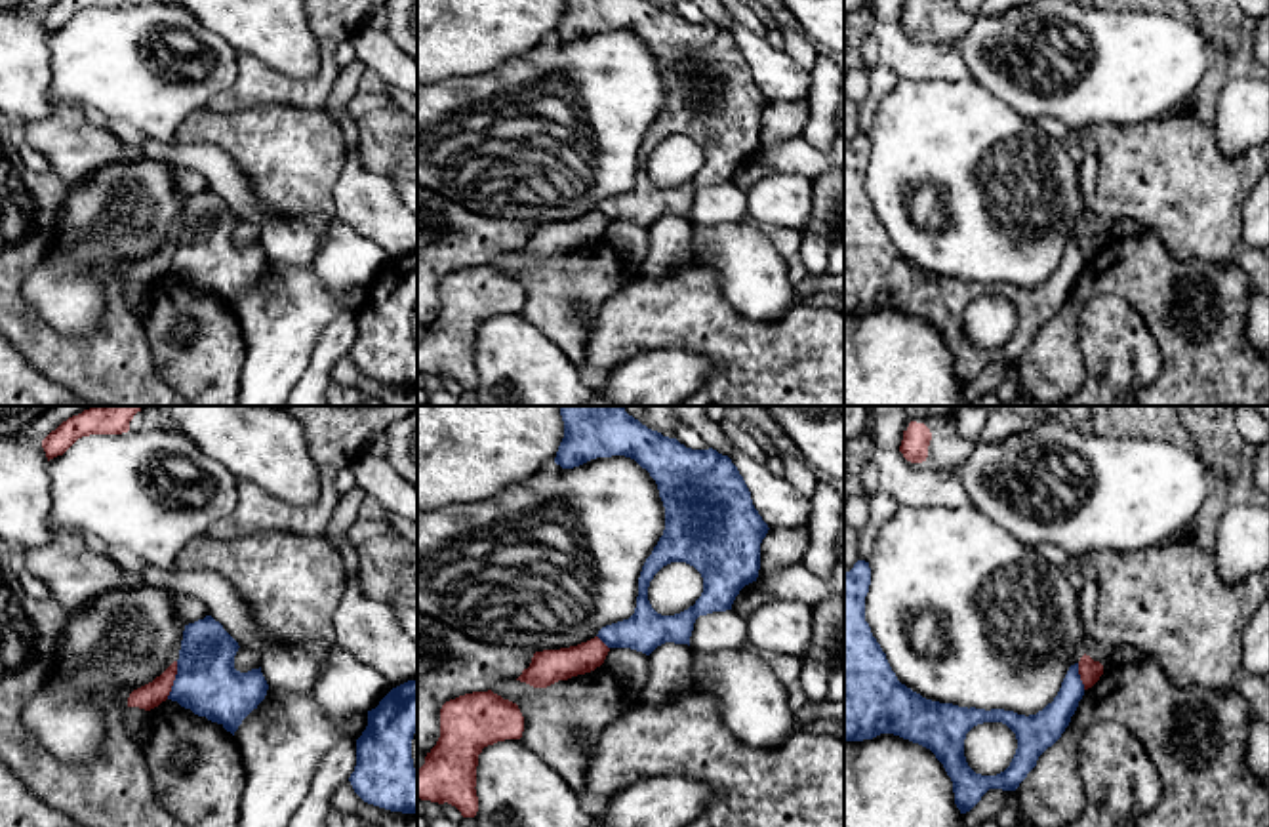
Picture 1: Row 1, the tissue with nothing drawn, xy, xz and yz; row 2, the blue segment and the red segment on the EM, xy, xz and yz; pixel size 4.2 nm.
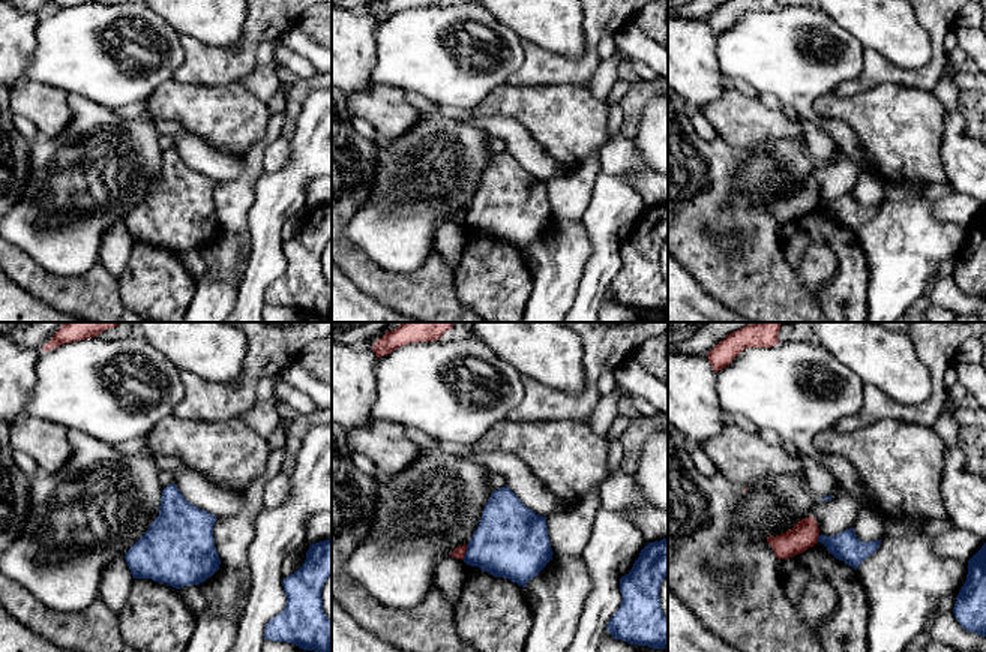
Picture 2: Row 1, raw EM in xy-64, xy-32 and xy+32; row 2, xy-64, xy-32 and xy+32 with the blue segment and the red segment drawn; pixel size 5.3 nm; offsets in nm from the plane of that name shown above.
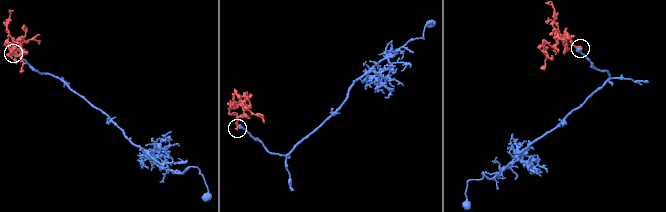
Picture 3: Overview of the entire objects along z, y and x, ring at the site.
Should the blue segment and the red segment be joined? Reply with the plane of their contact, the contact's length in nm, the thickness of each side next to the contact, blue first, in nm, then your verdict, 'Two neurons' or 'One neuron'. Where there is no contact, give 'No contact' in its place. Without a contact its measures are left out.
Touches blue in xy. Shared border 170 nm. Thickness 260 nm (blue) against 110 nm. Two neurons

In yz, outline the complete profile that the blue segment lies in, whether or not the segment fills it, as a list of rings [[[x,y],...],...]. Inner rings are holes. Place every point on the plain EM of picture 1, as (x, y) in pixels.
[[[869,135],[844,147],[844,314],[894,307],[930,322],[953,354],[955,377],[970,385],[989,362],[1016,364],[1052,320],[1084,269],[1078,236],[1071,238],[1058,269],[1037,288],[976,282],[922,271],[901,257],[865,194]],[[983,295],[1006,297],[1017,313],[1010,339],[997,349],[976,347],[964,330],[966,307]]]

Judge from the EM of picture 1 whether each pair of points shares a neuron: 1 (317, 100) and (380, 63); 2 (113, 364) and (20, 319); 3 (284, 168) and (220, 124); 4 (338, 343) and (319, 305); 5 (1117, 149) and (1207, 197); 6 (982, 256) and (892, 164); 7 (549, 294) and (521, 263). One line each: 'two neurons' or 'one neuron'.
1: two neurons
2: one neuron
3: one neuron
4: two neurons
5: one neuron
6: one neuron
7: one neuron

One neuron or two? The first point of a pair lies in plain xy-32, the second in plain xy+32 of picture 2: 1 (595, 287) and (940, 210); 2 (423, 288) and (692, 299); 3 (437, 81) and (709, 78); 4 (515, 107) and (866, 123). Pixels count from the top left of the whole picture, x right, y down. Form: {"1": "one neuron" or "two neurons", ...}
{"1": "one neuron", "2": "two neurons", "3": "two neurons", "4": "one neuron"}

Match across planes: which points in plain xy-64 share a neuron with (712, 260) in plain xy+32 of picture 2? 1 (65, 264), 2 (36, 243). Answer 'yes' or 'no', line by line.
1: no
2: no

